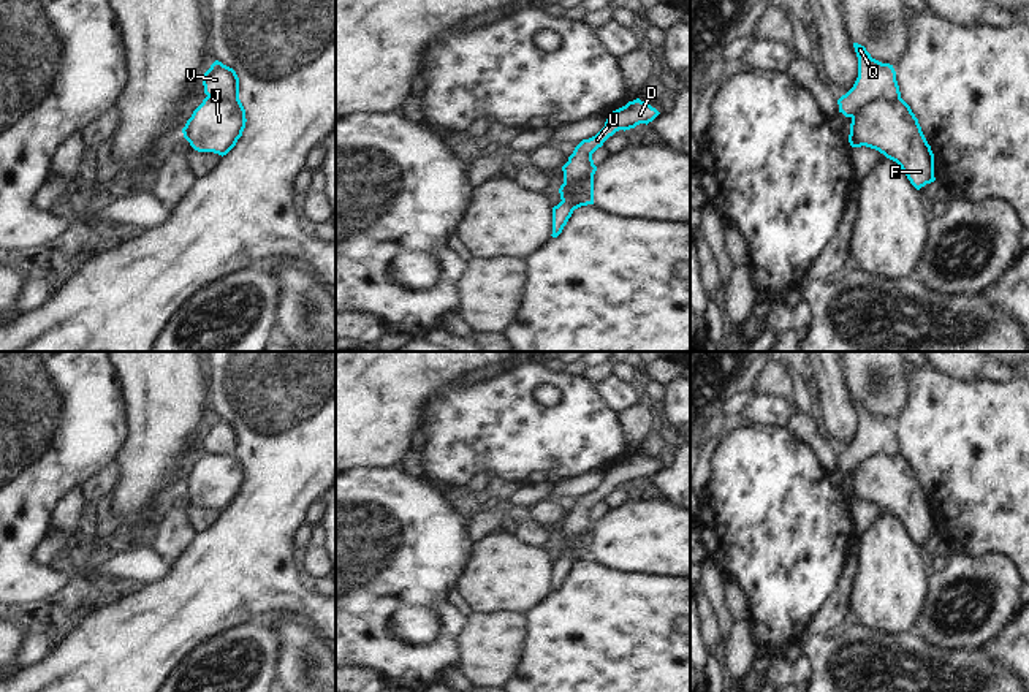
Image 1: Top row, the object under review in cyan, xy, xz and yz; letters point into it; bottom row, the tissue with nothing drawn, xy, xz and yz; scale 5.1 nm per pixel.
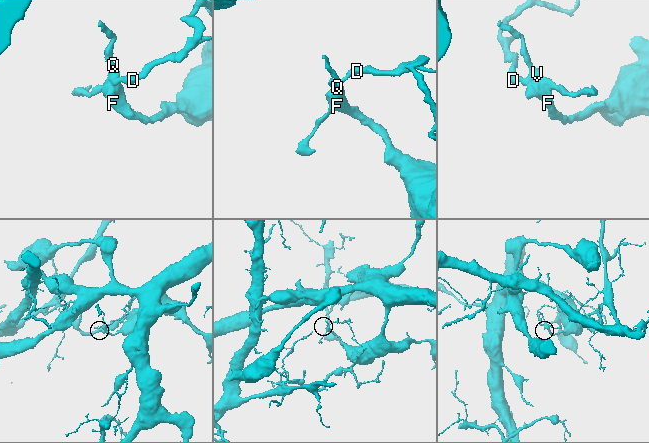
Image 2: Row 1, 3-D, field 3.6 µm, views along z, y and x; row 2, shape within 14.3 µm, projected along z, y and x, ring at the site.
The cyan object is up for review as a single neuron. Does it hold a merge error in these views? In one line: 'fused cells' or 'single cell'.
fused cells

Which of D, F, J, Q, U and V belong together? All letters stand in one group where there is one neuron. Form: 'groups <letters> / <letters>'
groups D Q U V / F J

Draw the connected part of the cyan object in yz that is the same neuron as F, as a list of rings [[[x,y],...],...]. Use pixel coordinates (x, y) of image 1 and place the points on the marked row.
[[[879,98],[863,106],[852,117],[849,143],[875,149],[896,162],[917,190],[936,181],[931,146],[902,98]]]

